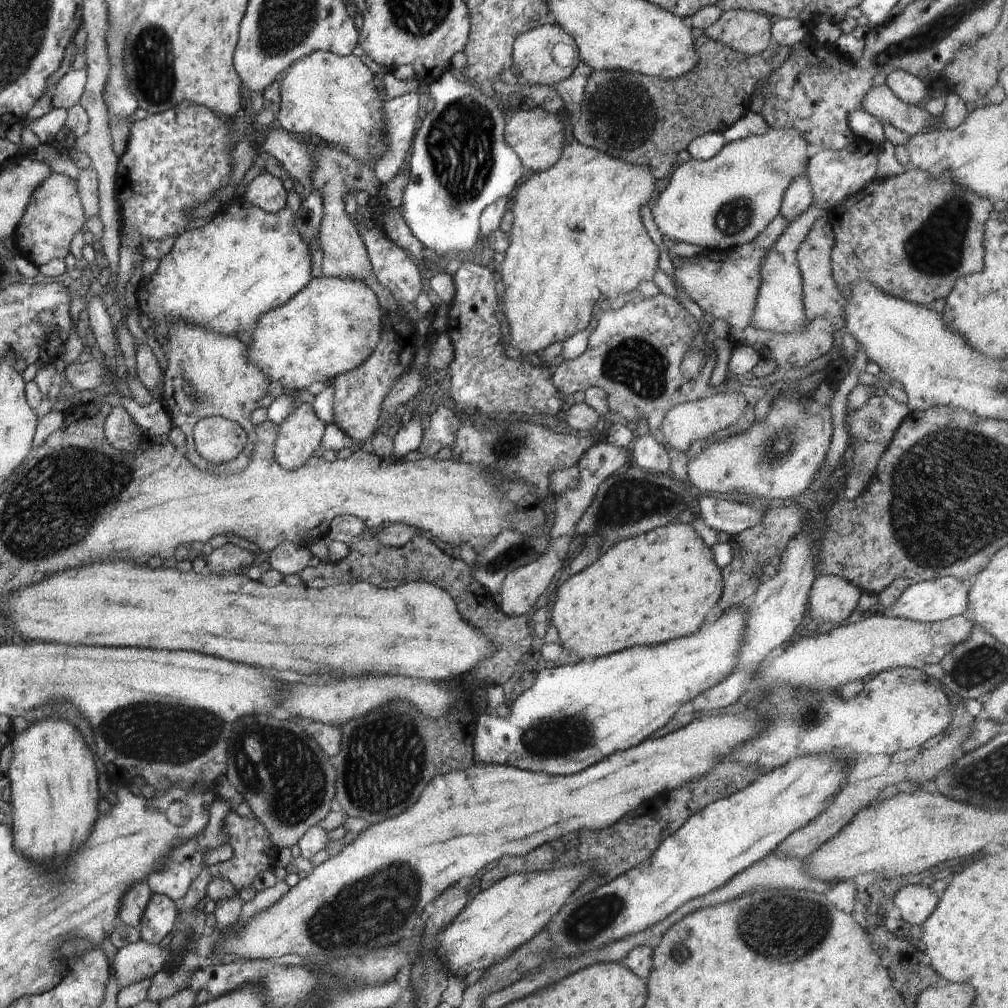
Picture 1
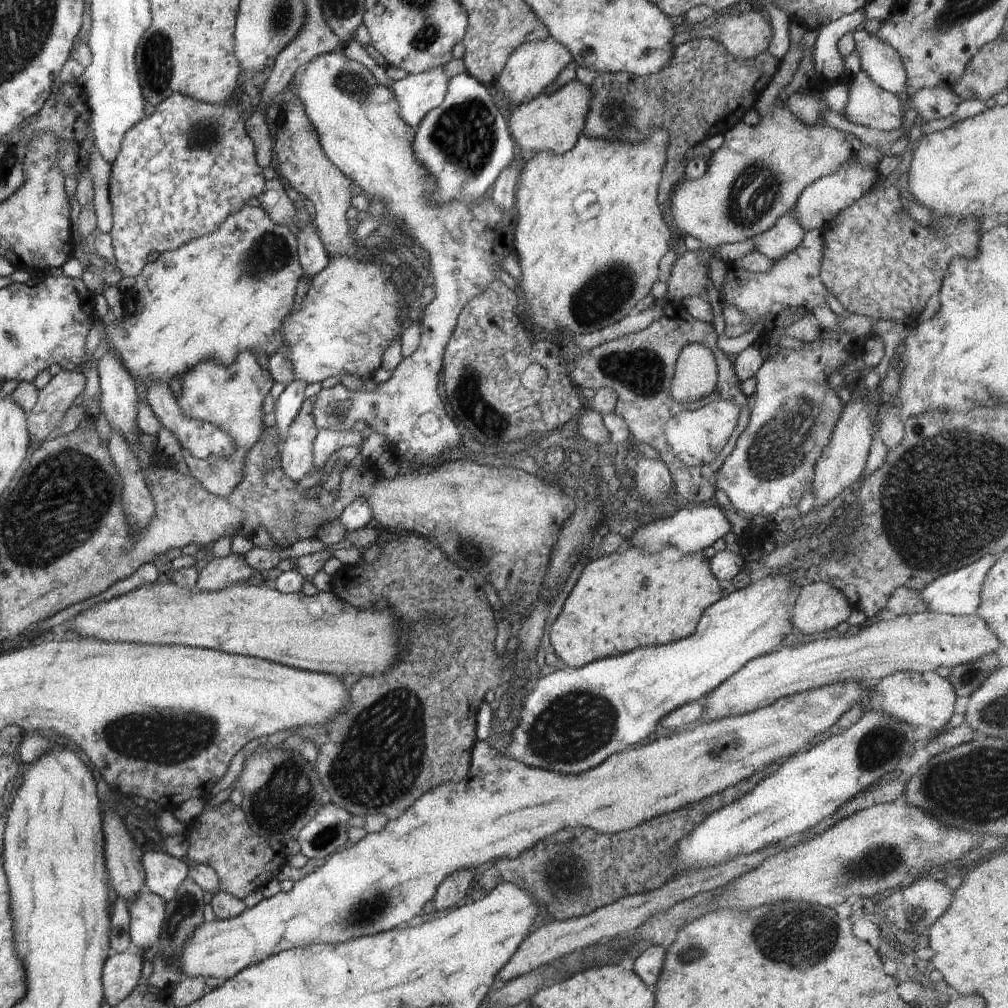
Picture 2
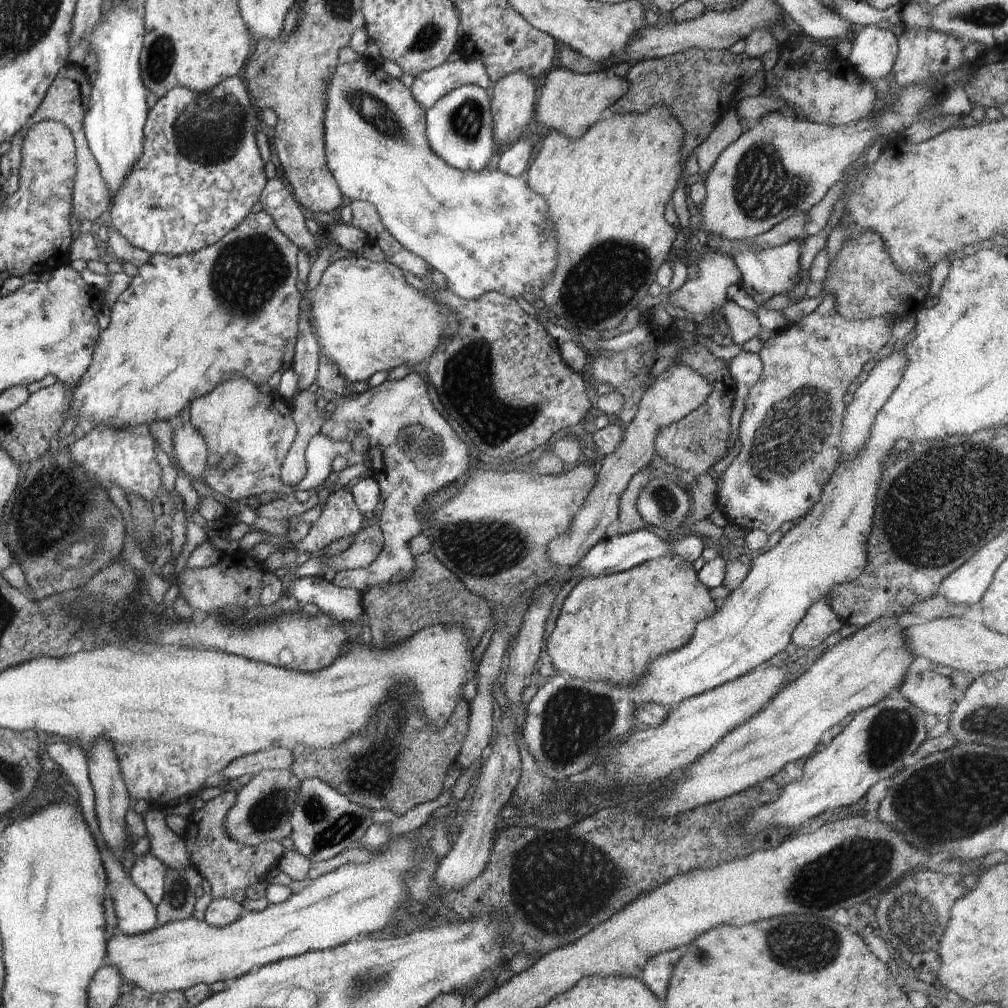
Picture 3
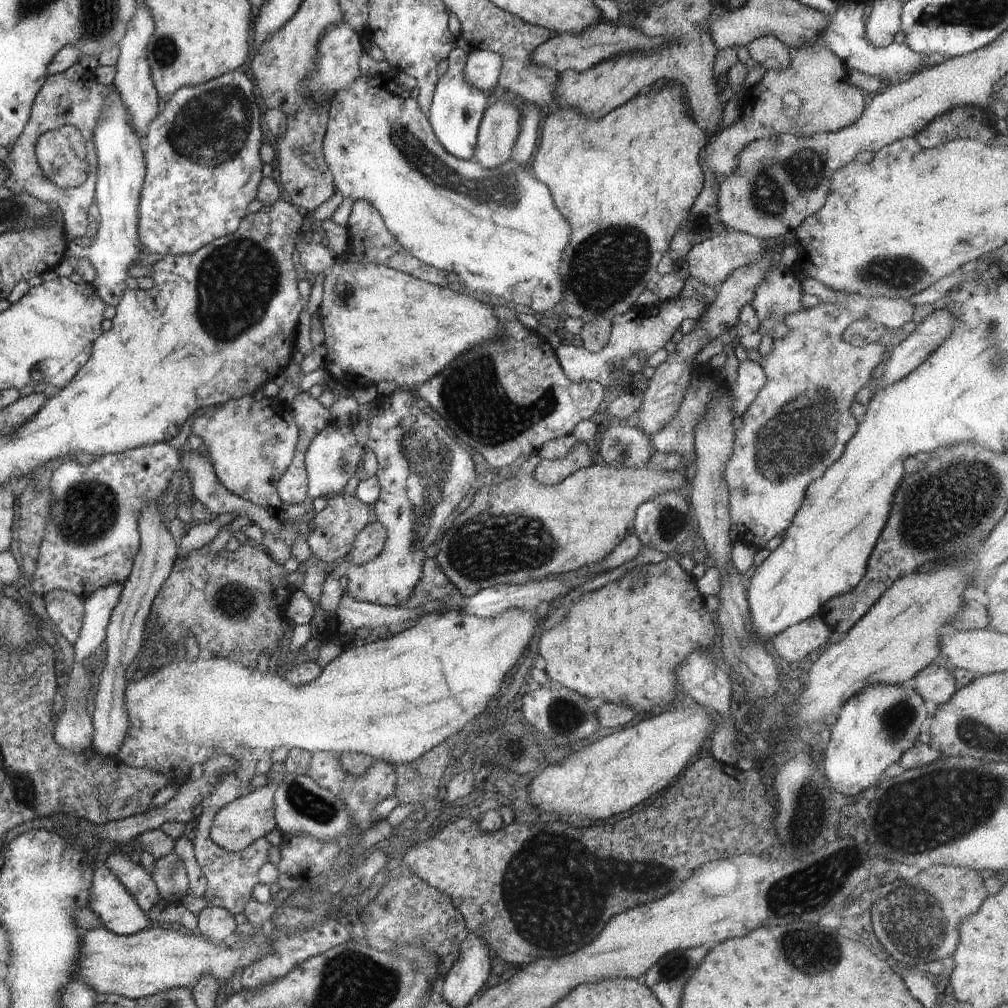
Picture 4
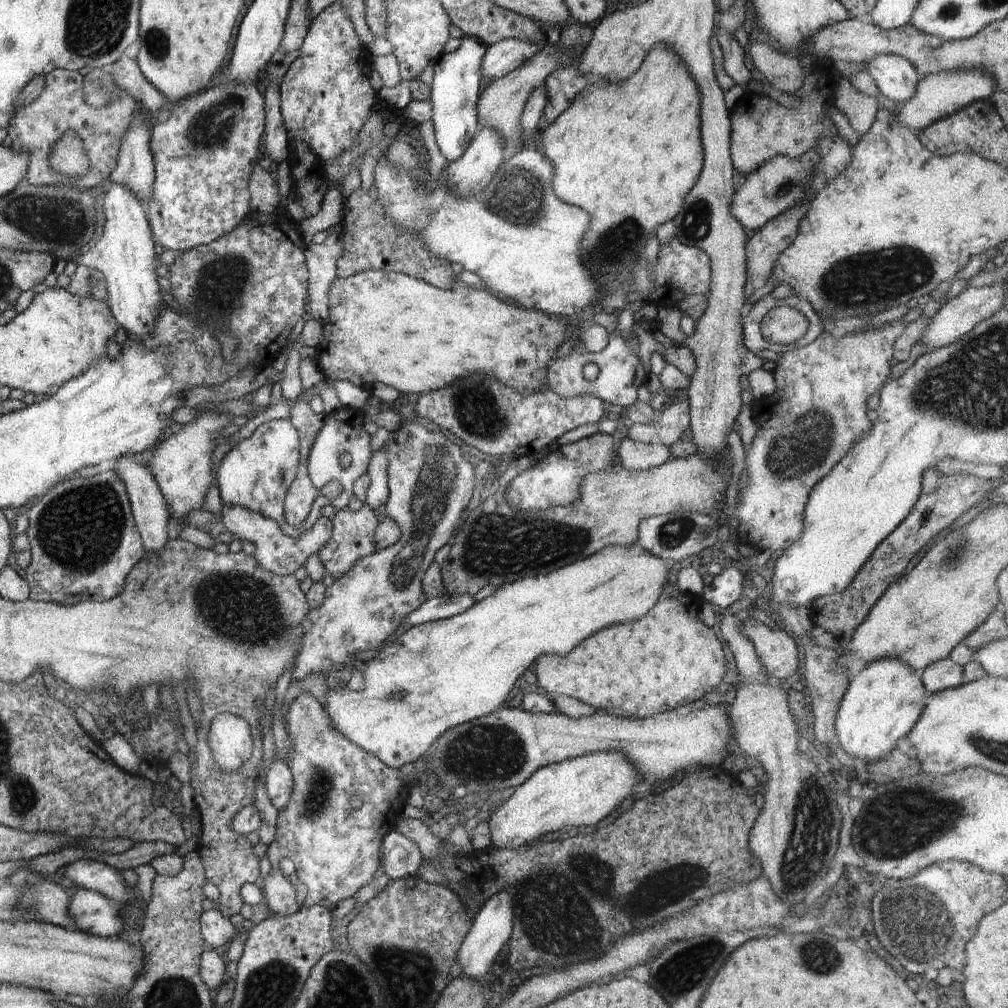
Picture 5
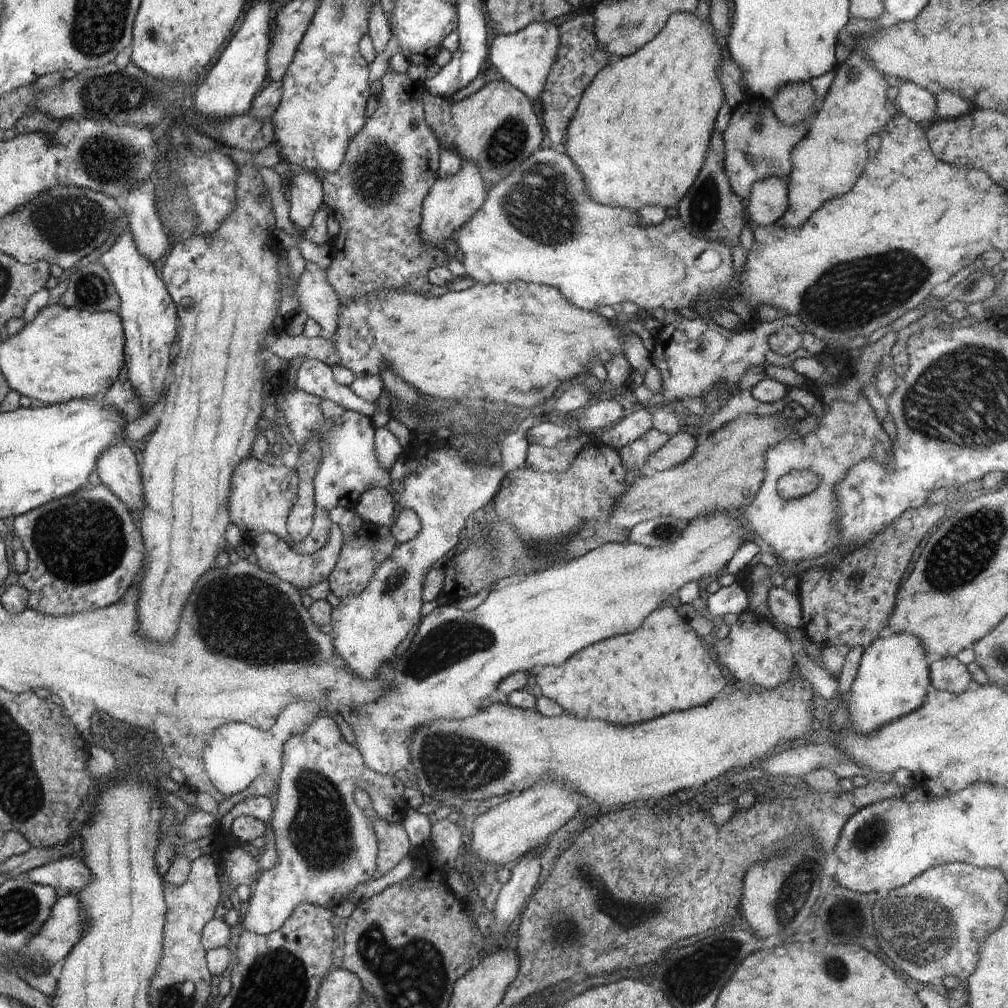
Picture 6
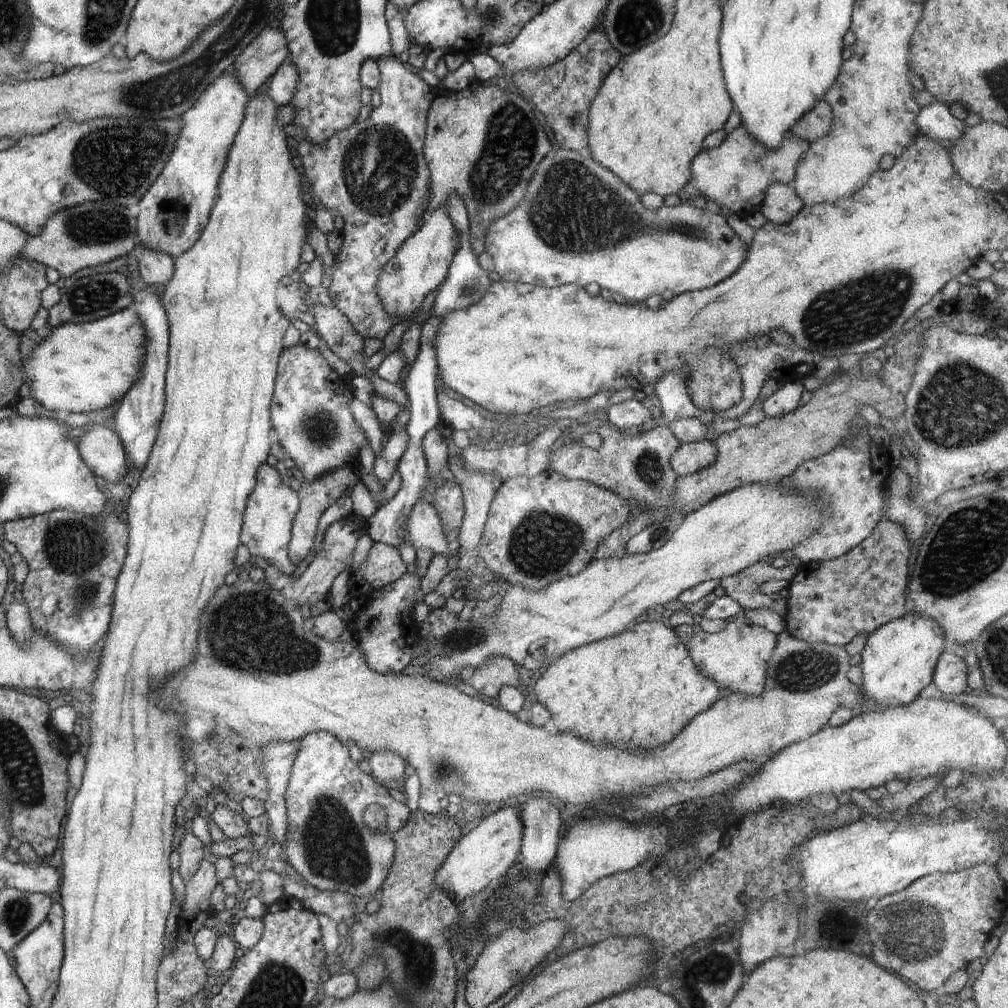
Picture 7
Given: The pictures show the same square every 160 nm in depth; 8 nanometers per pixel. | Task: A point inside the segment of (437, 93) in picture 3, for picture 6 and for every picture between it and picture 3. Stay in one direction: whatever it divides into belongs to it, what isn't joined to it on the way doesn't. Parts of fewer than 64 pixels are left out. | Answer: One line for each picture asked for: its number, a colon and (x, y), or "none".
4: (483, 68)
5: (501, 58)
6: (524, 59)

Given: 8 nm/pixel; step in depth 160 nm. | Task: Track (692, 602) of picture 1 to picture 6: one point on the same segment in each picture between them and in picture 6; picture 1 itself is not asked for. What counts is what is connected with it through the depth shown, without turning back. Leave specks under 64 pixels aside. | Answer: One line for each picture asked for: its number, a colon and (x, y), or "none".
2: (620, 602)
3: (655, 606)
4: (624, 642)
5: (669, 659)
6: (664, 667)

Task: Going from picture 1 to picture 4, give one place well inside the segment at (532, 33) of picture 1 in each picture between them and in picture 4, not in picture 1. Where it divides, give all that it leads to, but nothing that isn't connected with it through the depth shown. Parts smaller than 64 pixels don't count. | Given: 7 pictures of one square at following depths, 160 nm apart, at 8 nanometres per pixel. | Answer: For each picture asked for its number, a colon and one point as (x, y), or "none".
2: (532, 67)
3: (512, 103)
4: (499, 127)

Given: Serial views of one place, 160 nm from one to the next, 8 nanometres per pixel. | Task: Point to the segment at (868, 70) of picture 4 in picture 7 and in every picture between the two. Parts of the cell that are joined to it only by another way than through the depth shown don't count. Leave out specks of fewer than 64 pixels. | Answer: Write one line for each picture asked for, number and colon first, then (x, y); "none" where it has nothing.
5: (897, 79)
6: (918, 104)
7: (936, 122)

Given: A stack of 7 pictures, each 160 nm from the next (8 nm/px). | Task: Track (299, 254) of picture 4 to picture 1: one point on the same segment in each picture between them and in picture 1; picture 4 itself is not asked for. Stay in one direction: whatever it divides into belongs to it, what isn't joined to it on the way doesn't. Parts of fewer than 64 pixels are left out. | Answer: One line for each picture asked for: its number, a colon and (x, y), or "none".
1: (267, 192)
2: (273, 199)
3: (279, 202)

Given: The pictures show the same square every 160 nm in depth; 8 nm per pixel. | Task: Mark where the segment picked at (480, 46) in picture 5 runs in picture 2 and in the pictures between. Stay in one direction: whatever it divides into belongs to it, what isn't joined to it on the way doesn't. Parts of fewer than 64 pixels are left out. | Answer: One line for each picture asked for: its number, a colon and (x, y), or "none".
2: (465, 142)
3: (459, 128)
4: (456, 111)

